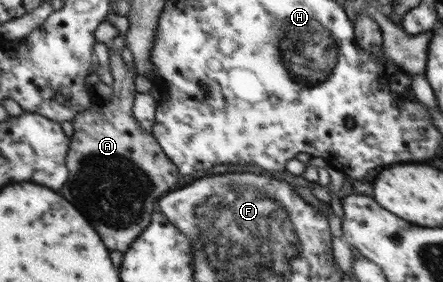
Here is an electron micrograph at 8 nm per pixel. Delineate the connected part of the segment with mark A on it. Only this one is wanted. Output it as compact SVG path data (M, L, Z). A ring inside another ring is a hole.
M110 51L110 72L114 79L112 89L114 97L105 105L91 105L81 111L72 121L73 135L70 138L70 150L65 159L68 167L67 185L63 185L61 195L73 203L81 215L99 231L105 247L109 251L127 251L127 247L141 235L141 231L151 223L151 215L155 211L155 201L162 198L177 184L178 167L167 157L158 141L149 131L143 131L139 121L133 115L133 104L137 91L135 90L136 73L131 71L121 51Z

